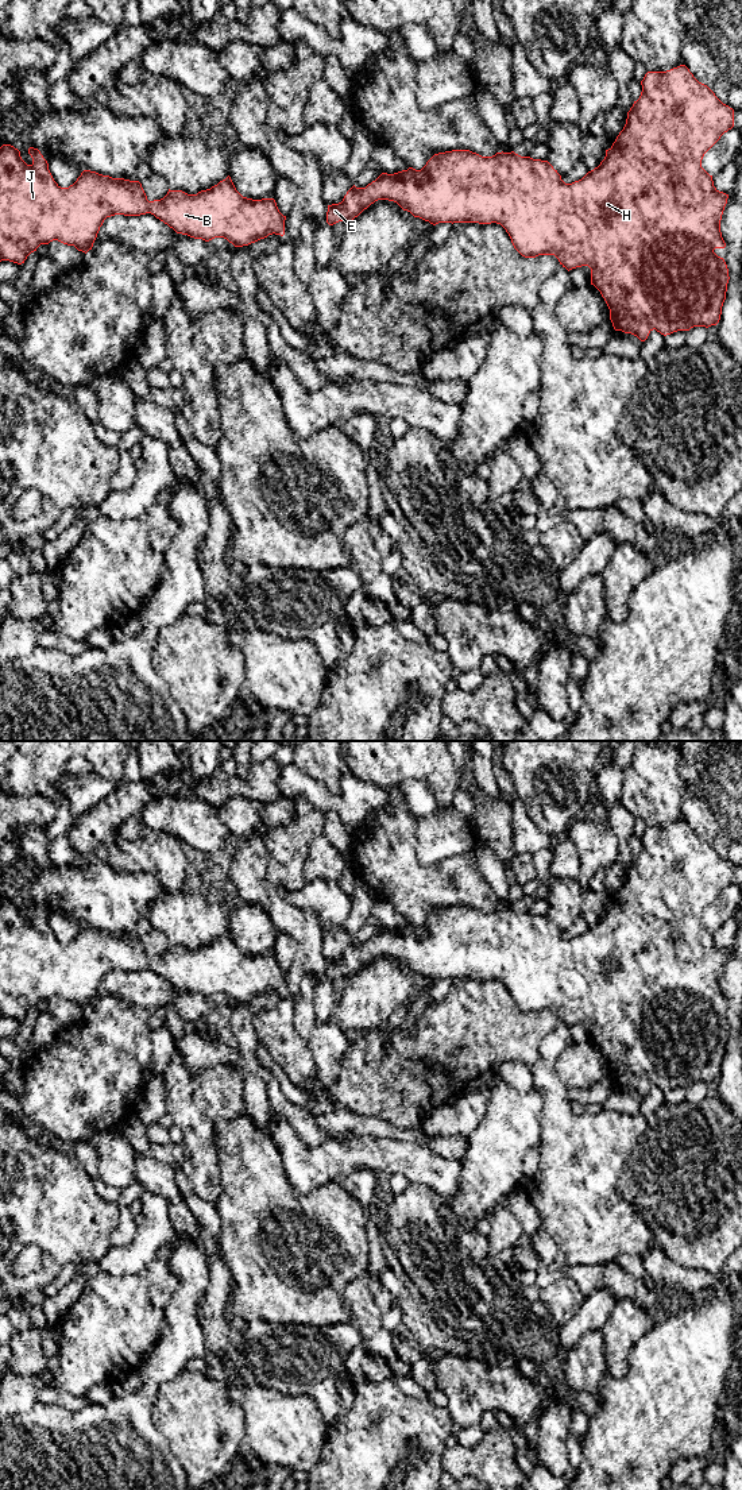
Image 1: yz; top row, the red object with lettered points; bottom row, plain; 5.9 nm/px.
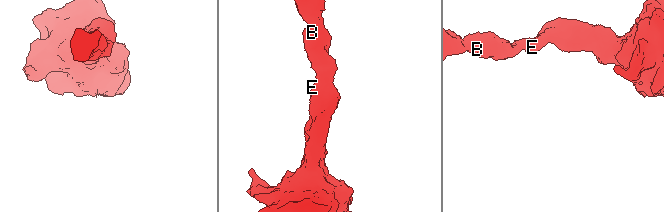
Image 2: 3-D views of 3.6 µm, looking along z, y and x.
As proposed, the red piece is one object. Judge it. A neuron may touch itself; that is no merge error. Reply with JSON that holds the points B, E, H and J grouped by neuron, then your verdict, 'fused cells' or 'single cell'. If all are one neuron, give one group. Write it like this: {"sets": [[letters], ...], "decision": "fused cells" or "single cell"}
{"sets": [["B", "E", "H", "J"]], "decision": "single cell"}

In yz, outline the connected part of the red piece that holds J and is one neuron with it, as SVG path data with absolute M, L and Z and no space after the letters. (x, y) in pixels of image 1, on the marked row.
M11 144L0 147L0 262L24 263L40 244L58 240L78 251L92 250L100 227L115 215L154 215L177 233L209 242L224 238L235 247L248 246L268 235L285 235L285 220L274 198L243 197L231 177L197 194L170 190L161 200L148 201L139 181L112 178L84 170L69 188L61 188L53 178L49 163L38 148L30 147L32 163L27 165L20 151Z

